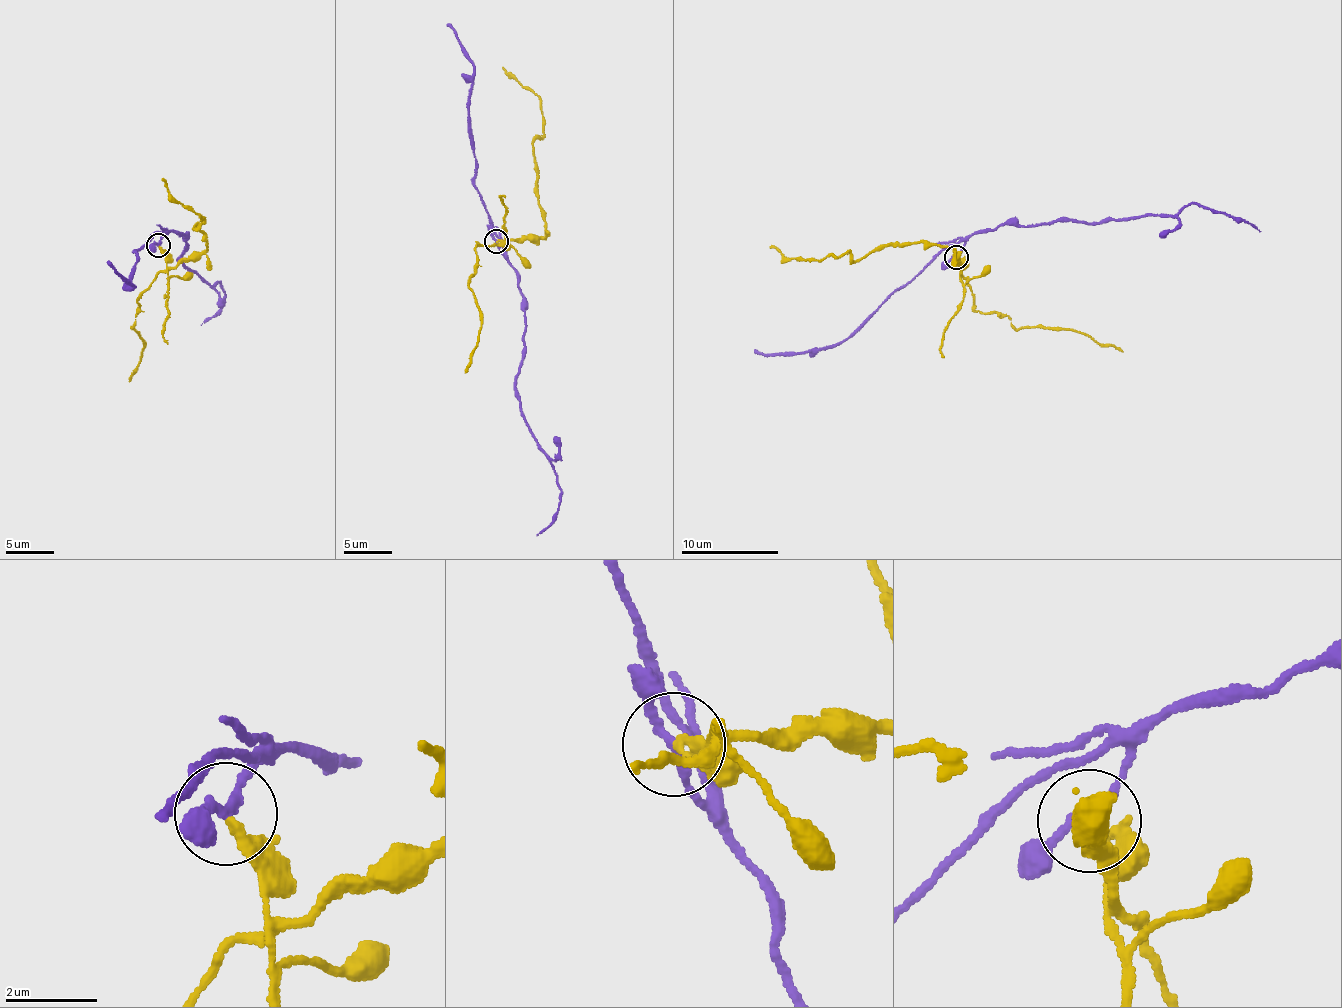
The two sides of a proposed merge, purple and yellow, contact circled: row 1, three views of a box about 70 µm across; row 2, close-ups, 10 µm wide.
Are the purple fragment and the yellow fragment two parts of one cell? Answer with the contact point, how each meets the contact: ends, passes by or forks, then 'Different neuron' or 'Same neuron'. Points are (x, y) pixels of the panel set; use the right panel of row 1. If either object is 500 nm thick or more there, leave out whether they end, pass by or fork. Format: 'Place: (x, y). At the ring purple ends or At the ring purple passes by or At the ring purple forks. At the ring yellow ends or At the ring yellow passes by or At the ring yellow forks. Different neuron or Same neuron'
Place: (956, 257). At the ring purple passes by. At the ring yellow ends. Different neuron

